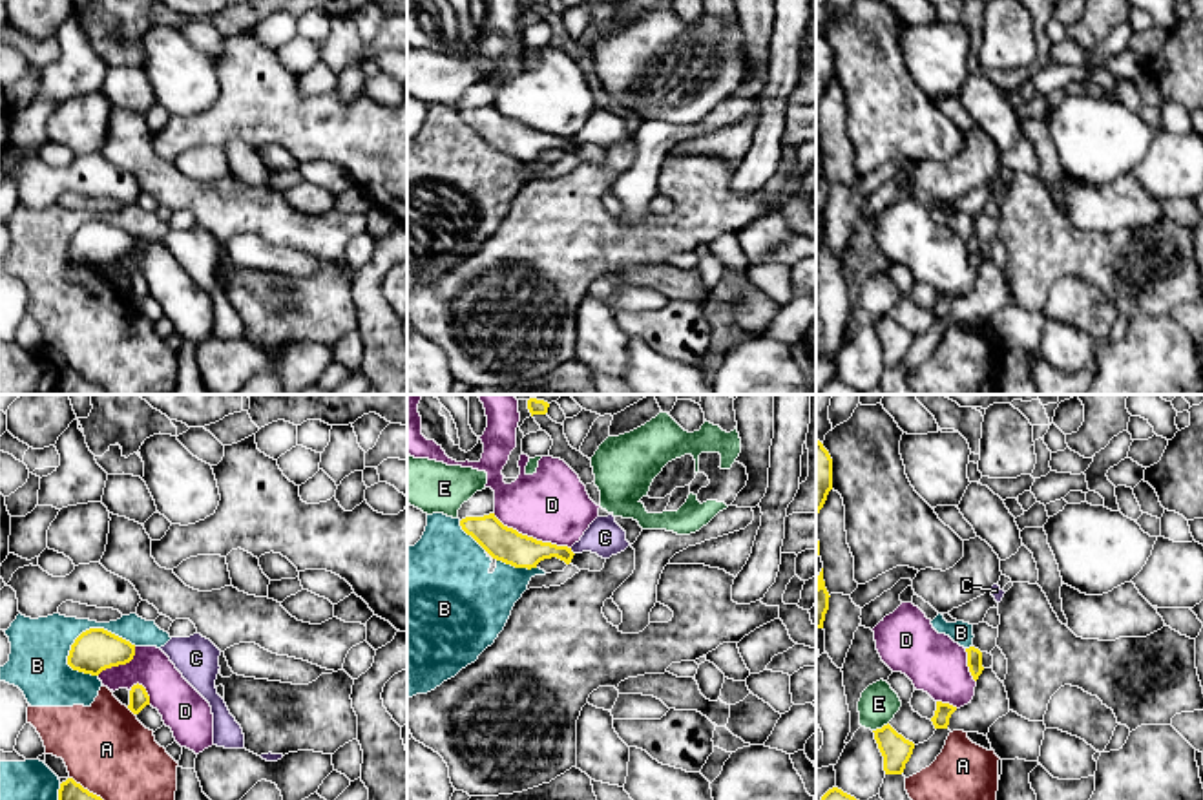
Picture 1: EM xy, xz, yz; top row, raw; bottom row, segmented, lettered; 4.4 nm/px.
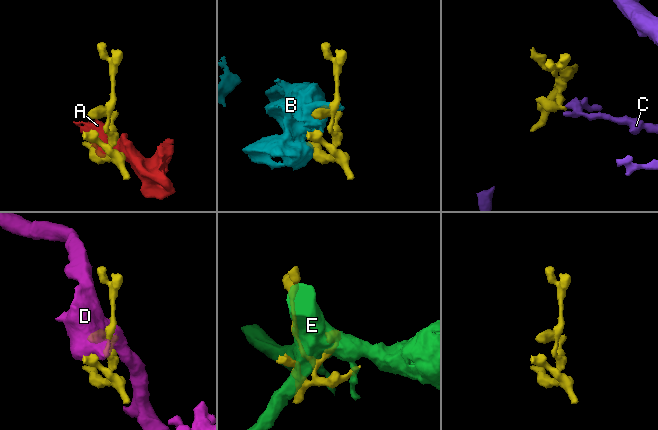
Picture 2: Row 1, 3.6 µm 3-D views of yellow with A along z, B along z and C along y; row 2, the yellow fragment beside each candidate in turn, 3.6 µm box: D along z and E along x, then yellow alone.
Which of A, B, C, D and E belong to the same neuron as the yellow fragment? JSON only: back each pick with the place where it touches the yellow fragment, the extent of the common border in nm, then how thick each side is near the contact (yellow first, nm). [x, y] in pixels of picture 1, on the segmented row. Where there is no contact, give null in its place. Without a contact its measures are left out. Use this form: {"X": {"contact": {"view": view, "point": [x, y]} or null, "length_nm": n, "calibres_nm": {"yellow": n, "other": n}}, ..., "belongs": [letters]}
{"belongs": []}

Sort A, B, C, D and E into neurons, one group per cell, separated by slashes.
A B / C / D / E

